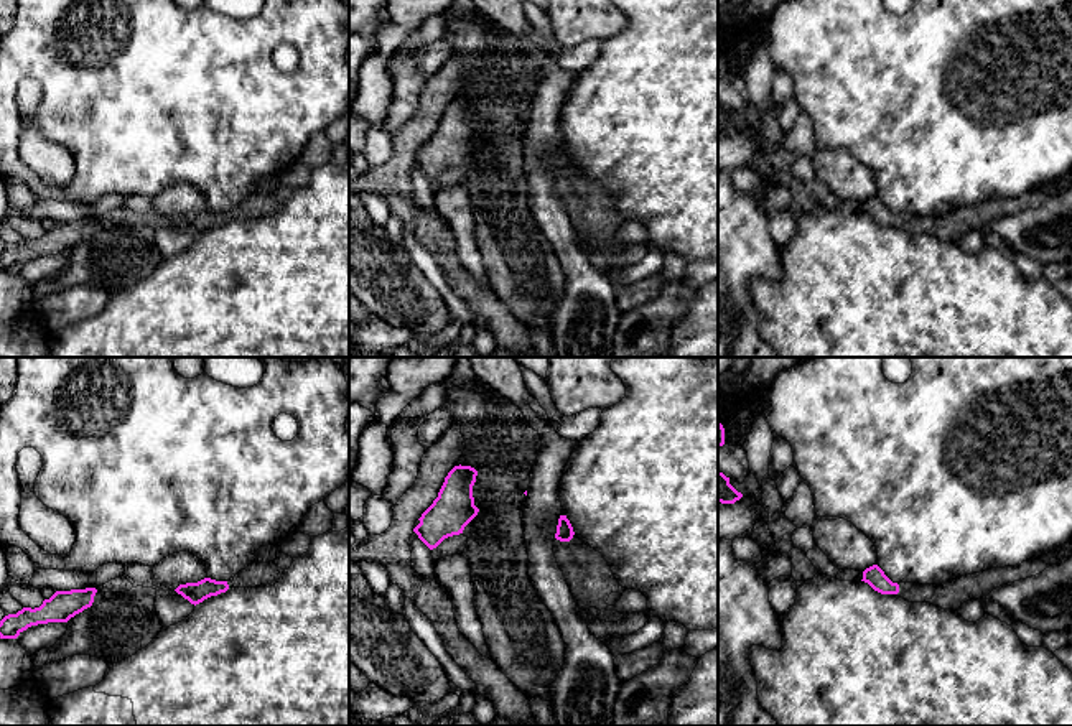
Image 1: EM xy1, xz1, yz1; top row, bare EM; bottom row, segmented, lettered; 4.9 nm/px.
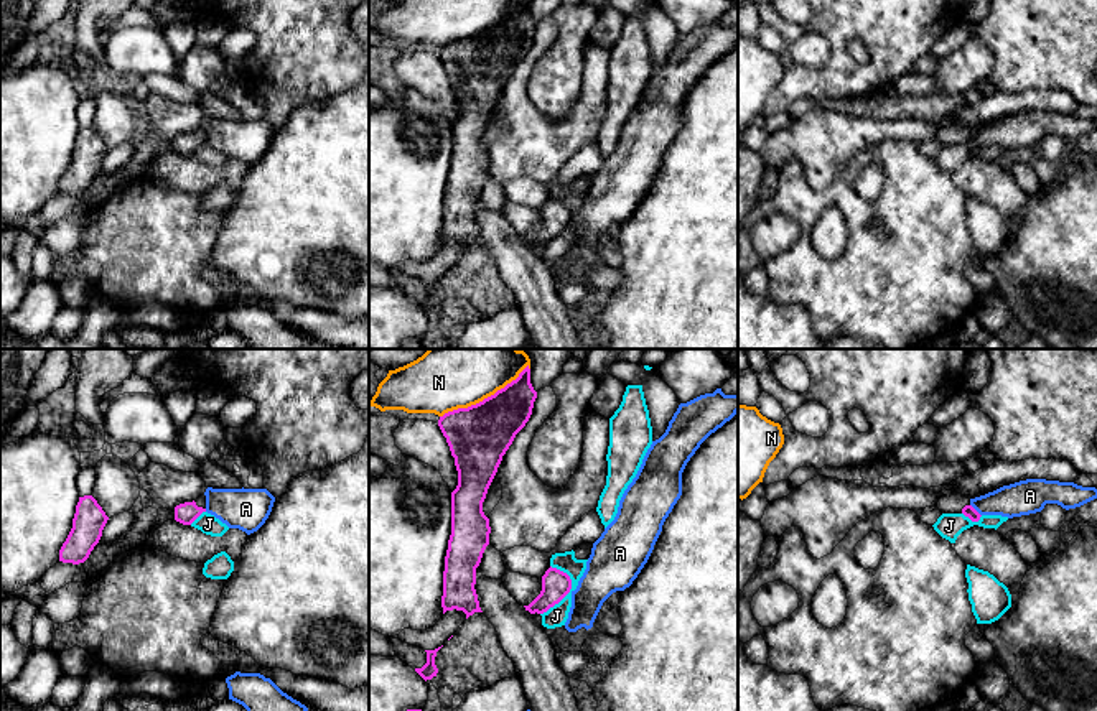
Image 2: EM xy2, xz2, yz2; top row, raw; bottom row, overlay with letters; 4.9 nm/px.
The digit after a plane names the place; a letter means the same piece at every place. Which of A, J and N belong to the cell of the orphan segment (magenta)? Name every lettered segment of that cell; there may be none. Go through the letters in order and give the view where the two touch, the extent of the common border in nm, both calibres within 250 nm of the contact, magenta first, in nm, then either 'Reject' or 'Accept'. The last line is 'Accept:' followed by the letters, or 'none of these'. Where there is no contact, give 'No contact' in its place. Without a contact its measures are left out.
A: Touches magenta in yz2. Shared border 80 nm. Thickness 60 nm (magenta) against 170 nm. Reject
J: Touches magenta in xz2. Shared border 260 nm. Thickness 140 nm (magenta) against 100 nm. Reject
N: Touches magenta in xz2. Shared border 480 nm. Thickness 300 nm (magenta) against 220 nm. Reject
Accept: none of these

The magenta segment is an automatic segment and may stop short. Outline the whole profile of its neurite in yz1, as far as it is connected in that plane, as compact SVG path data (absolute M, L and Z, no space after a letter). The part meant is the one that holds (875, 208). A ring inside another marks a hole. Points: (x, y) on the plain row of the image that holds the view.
M1056 179L1047 186L1016 198L991 199L975 206L958 207L942 216L893 214L878 196L873 196L863 202L861 212L881 226L897 226L909 234L930 234L942 240L958 242L963 234L985 230L993 221L1036 207L1064 189L1065 183Z

